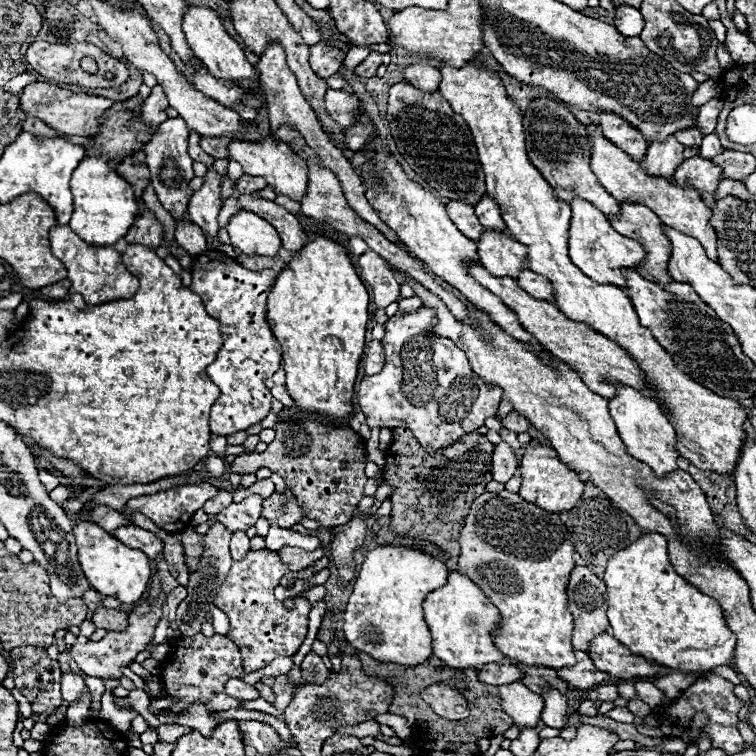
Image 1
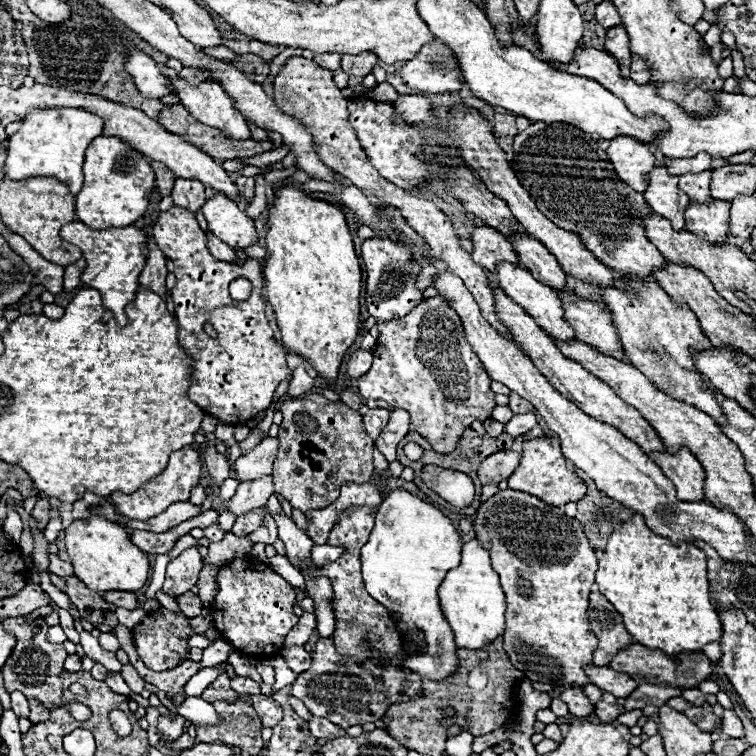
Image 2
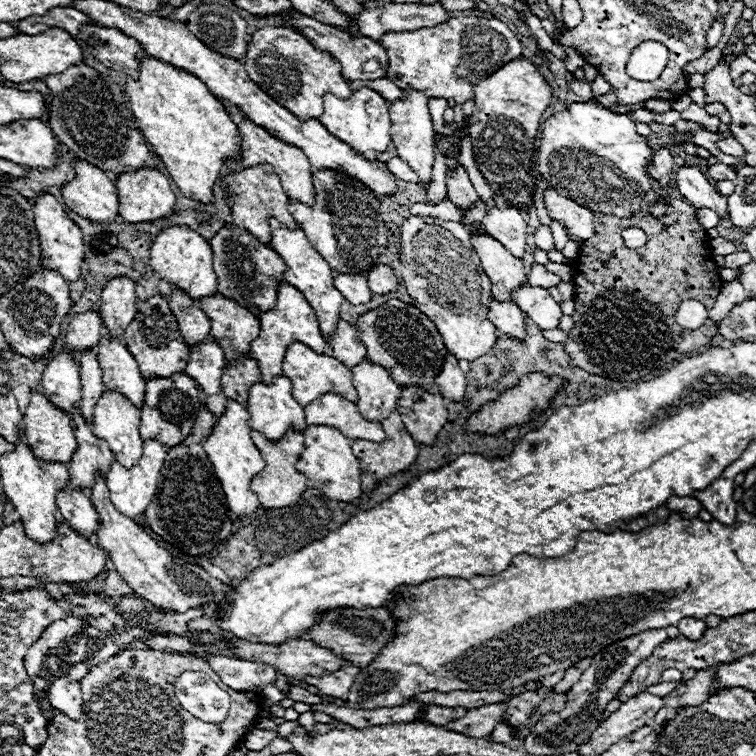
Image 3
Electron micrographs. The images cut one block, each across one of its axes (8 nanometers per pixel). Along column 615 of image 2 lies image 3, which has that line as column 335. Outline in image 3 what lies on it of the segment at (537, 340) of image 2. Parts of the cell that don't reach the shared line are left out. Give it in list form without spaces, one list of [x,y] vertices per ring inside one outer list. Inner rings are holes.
[[[322,394],[316,402],[310,402],[304,408],[306,424],[326,424],[338,428],[346,438],[358,440],[372,440],[382,442],[386,438],[380,422],[368,422],[360,412],[358,406],[340,394]]]

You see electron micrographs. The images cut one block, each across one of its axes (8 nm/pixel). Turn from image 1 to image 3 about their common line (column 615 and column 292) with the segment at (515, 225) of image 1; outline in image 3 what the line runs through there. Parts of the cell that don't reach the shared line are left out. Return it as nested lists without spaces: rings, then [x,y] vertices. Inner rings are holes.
[[[278,282],[278,302],[276,302],[274,310],[266,310],[260,314],[260,326],[262,328],[260,328],[258,338],[250,344],[250,354],[252,354],[252,358],[258,360],[264,384],[270,384],[274,376],[282,376],[282,360],[284,360],[286,348],[292,342],[304,342],[318,354],[324,354],[328,348],[326,340],[320,334],[318,318],[316,318],[312,306],[306,302],[302,292],[294,286],[290,286],[288,282]]]

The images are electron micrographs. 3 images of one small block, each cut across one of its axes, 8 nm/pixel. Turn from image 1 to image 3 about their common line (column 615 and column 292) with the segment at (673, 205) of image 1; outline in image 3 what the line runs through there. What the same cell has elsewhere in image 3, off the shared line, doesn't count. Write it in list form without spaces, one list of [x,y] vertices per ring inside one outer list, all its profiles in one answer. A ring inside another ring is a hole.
[[[246,116],[242,118],[242,122],[238,124],[238,132],[240,132],[240,156],[242,156],[242,166],[256,166],[262,162],[268,162],[274,166],[274,172],[278,174],[278,178],[282,180],[282,188],[286,190],[286,194],[290,198],[296,198],[304,204],[314,202],[314,188],[312,188],[312,172],[310,172],[310,162],[306,158],[306,154],[292,144],[282,142],[280,138],[276,138],[274,134],[270,134],[266,128],[250,122]]]

